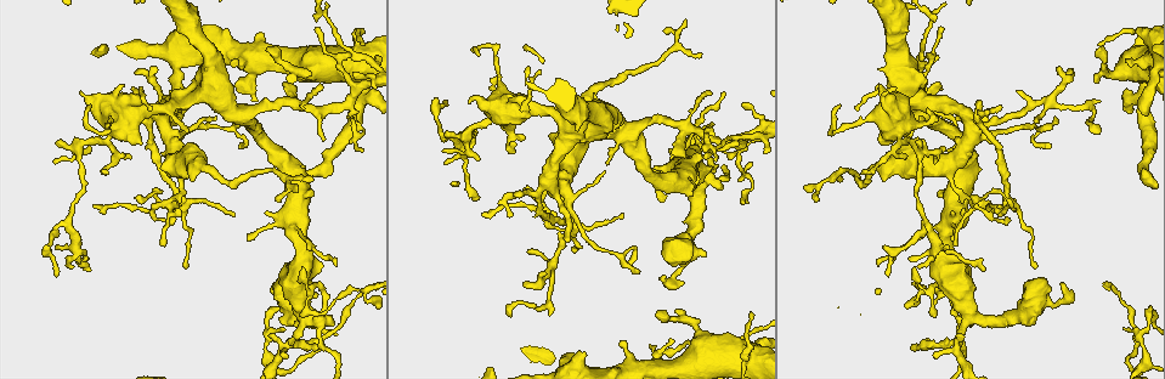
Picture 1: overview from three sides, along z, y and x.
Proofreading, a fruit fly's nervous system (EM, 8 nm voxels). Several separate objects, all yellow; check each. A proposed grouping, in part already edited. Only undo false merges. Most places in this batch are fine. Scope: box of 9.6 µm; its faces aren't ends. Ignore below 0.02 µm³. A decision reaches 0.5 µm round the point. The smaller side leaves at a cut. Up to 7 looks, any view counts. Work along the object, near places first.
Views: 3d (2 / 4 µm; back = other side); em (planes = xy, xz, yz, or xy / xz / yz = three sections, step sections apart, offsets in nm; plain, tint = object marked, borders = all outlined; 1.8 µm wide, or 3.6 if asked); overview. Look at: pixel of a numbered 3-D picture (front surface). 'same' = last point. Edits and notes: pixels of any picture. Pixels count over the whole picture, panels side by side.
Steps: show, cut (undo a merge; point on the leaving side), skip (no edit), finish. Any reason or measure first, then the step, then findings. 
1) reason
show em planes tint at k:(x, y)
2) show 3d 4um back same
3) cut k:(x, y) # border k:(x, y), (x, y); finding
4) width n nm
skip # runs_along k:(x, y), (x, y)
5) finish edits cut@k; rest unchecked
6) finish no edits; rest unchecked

thick turns thin
show 3d 4um at 1:(967, 314)

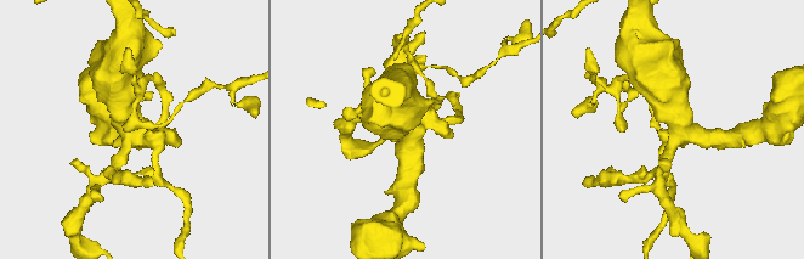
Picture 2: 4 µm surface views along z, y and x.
now the EM
show em 3.6um planes tint at 2:(682, 130)

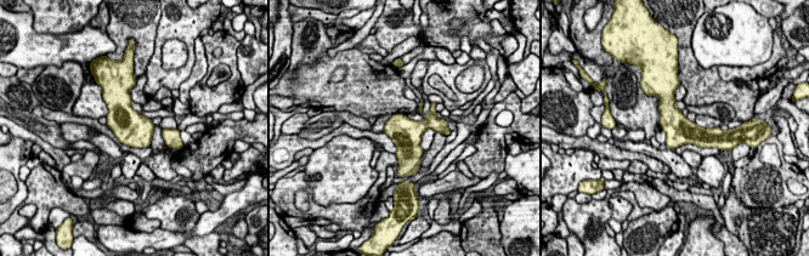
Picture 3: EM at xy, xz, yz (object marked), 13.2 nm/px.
skip # one neuron here

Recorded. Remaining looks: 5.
thick turns thin
show em planes tint at 1:(226, 107)

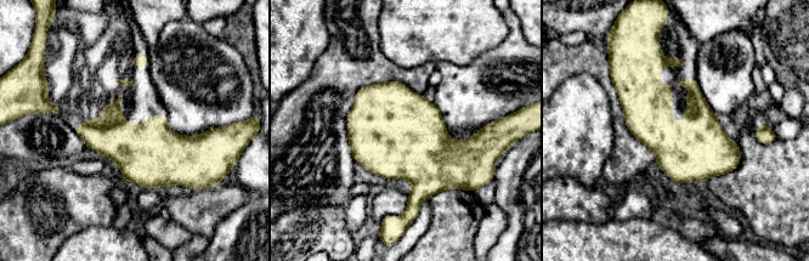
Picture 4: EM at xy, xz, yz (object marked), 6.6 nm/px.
skip # continuous, no second neuron

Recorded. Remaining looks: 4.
sudden change in width
show 3d 4um back at 1:(1124, 70)

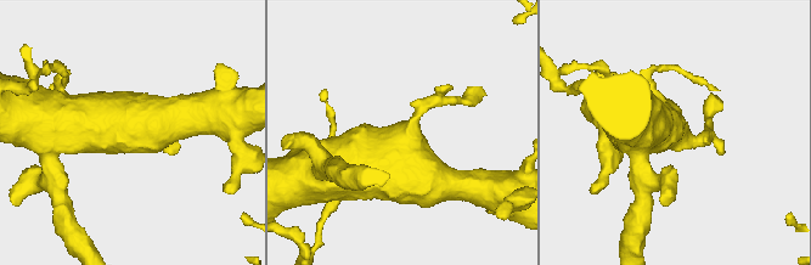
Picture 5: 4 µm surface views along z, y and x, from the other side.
now the EM
show em 3.6um planes tint at 5:(411, 138)

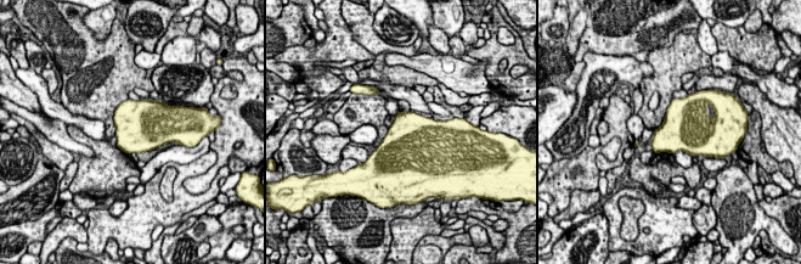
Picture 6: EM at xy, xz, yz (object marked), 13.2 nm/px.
skip # all the same neuron

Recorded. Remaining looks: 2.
finish no edits; rest unchecked

